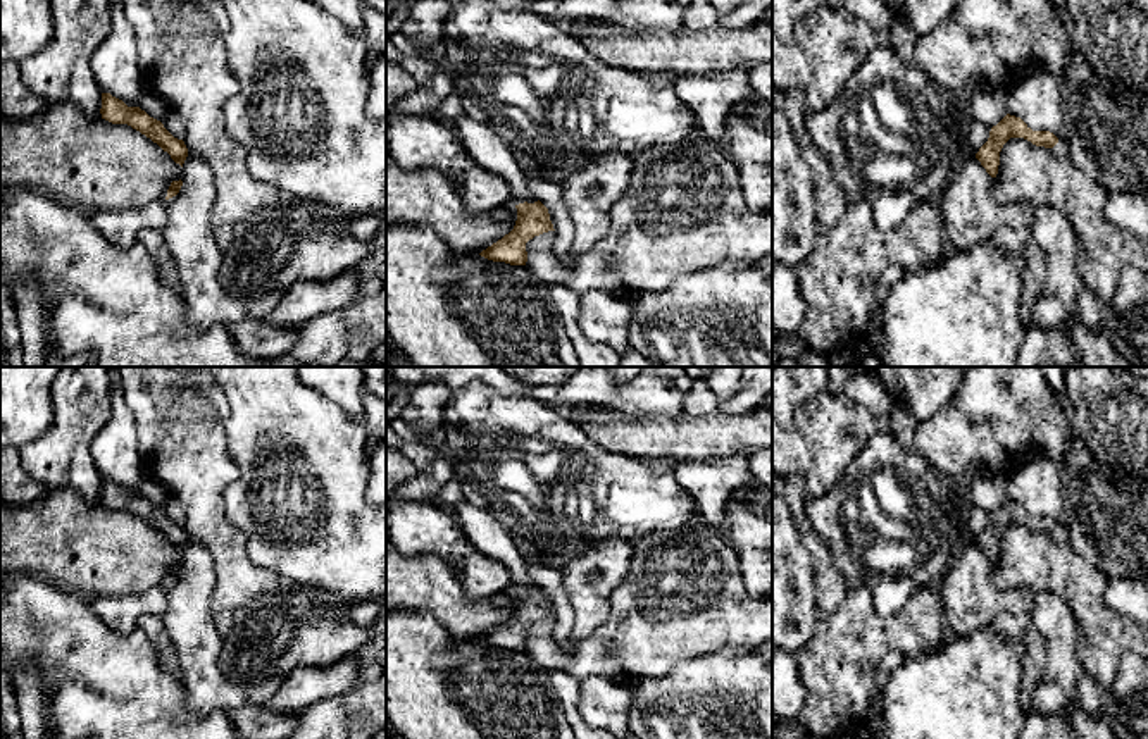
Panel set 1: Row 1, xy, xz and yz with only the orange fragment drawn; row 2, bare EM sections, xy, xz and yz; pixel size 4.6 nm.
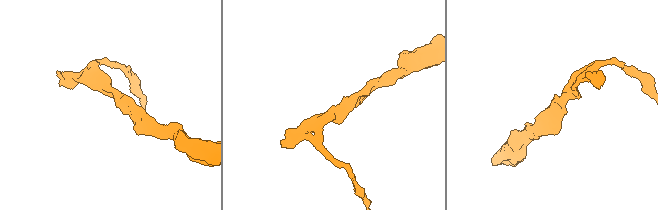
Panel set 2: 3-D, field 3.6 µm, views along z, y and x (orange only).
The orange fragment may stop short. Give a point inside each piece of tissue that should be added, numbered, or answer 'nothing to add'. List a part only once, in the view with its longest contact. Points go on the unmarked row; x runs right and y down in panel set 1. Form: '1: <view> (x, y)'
nothing to add

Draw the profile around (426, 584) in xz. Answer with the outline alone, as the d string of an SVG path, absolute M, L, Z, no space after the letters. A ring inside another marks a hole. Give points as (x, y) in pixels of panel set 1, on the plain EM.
M386 536L386 613L407 610L434 617L453 643L479 641L508 620L515 591L486 599L467 596L460 575L440 556L405 556Z

